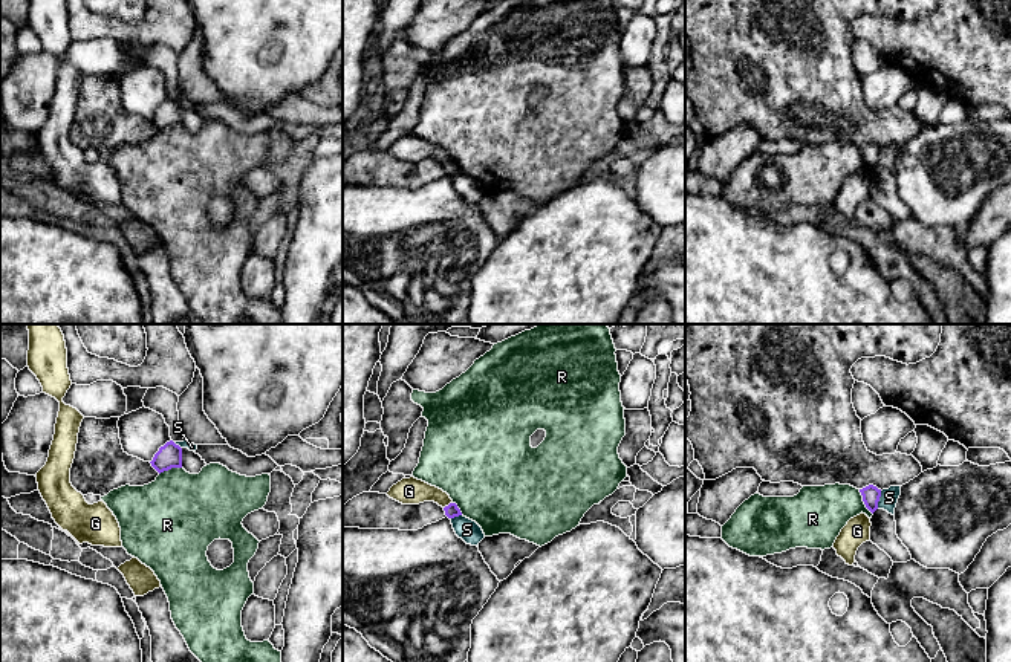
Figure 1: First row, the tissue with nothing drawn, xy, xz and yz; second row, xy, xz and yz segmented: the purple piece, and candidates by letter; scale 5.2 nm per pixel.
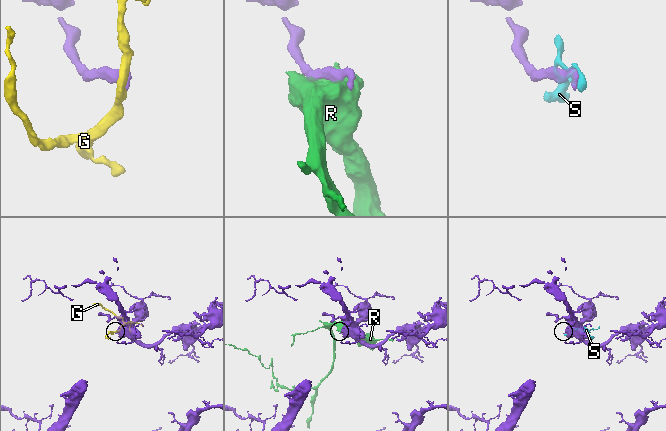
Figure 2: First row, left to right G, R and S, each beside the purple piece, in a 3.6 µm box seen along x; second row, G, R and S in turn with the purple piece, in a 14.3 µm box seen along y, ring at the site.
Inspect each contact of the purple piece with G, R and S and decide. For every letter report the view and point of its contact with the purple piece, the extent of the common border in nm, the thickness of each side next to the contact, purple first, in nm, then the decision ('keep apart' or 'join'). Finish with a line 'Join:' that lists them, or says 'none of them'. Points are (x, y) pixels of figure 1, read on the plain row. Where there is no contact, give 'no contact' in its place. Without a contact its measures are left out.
G: meets purple in xz at (448, 162); contact 60 nm long; 70 nm thick on the purple side, 140 nm on the other; keep apart
R: meets purple in yz at (863, 158); contact 150 nm long; 100 nm thick on the purple side, 280 nm on the other; keep apart
S: meets purple in yz at (878, 158); contact 100 nm long; 100 nm thick on the purple side, 100 nm on the other; keep apart
Join: none of them

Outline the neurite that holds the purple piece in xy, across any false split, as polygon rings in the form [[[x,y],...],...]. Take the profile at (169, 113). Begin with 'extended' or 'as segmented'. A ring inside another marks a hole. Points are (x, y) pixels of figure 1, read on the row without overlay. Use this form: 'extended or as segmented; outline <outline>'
as segmented; outline [[[170,98],[159,105],[150,121],[159,131],[171,125],[182,125],[182,105]]]

